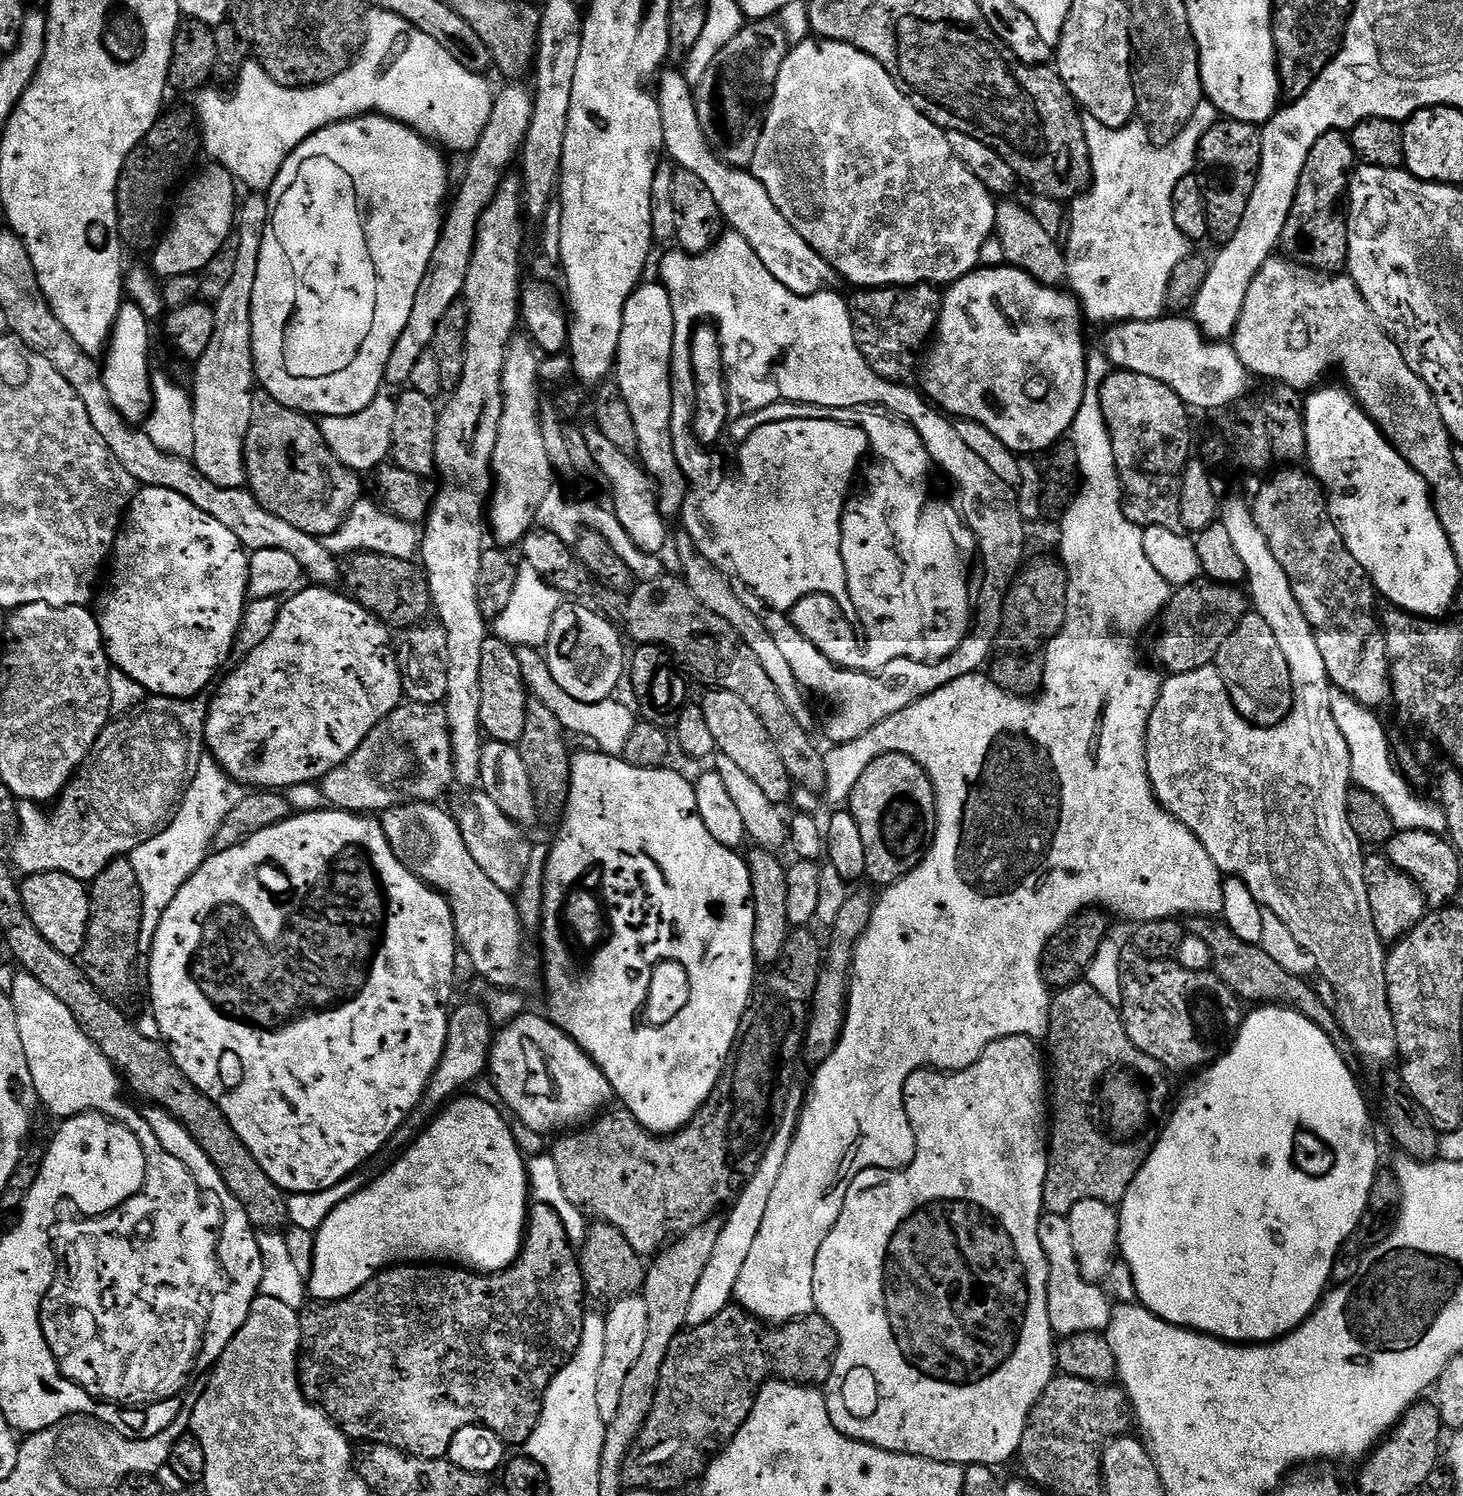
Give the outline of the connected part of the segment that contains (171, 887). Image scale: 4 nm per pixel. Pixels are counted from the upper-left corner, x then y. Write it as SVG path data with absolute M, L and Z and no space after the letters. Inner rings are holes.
M212 766L209 772L203 772L193 775L168 827L150 838L150 842L142 842L142 846L130 854L142 892L142 930L138 950L144 958L152 955L152 939L162 922L162 914L166 914L170 902L174 902L178 890L182 890L184 883L208 859L218 830L222 822L226 822L226 814L230 814L246 794L245 785L233 780L223 768Z

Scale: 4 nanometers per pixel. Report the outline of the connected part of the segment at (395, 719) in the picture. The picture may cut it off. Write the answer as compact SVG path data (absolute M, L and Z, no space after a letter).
M404 702L389 716L384 716L382 722L378 722L378 726L366 734L362 746L358 746L358 750L354 750L346 762L326 773L318 786L333 809L357 814L383 814L389 808L397 808L402 802L439 801L439 796L451 784L454 784L452 734L448 731L448 719L443 707L439 704Z

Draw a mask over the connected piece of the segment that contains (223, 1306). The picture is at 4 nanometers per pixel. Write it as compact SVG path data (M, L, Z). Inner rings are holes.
M200 1172L200 1182L197 1186L199 1188L202 1186L213 1188L224 1200L223 1208L227 1210L227 1217L222 1239L223 1259L224 1263L228 1265L229 1272L233 1274L234 1283L227 1295L222 1295L216 1300L215 1313L212 1315L212 1324L208 1329L208 1342L205 1347L204 1361L202 1362L207 1370L211 1369L216 1361L220 1359L220 1355L226 1350L226 1346L230 1346L230 1338L234 1338L234 1334L238 1334L238 1330L242 1330L242 1326L246 1326L246 1318L250 1318L250 1306L255 1302L260 1291L263 1272L262 1254L260 1254L260 1250L255 1244L250 1244L250 1238L248 1242L250 1225L243 1213L237 1209L238 1205L234 1194L230 1194L230 1190L222 1180L216 1180L216 1176L212 1176L212 1180L208 1180L208 1176L212 1176L212 1172Z

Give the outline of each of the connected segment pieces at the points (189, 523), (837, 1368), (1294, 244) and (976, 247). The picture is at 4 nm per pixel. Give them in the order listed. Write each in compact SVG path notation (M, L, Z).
M141 487L137 491L136 496L132 500L132 505L128 507L126 515L123 517L122 523L116 533L116 543L110 552L110 569L112 568L112 577L108 580L108 597L104 600L104 609L99 609L98 619L100 621L100 633L104 639L104 648L108 651L108 659L115 667L123 670L127 676L134 678L134 682L138 682L143 686L145 693L153 696L169 696L175 700L190 700L201 695L200 692L212 679L216 676L216 671L223 666L228 660L228 655L233 655L236 647L237 639L240 635L240 624L244 621L244 609L249 603L248 595L248 573L250 571L250 556L243 544L234 534L234 530L230 530L226 526L222 526L222 522L218 522L218 518L210 518L210 514L206 514L202 510L198 510L198 506L194 506L194 502L190 502L186 498L182 498L182 494L178 494L174 490L166 490L165 488L145 488Z
M1007 1036L990 1046L981 1054L980 1060L974 1062L974 1066L963 1068L961 1072L942 1072L931 1068L919 1068L910 1078L906 1078L904 1087L904 1105L906 1114L910 1118L910 1126L914 1130L916 1139L916 1157L909 1168L893 1170L891 1168L867 1168L850 1182L846 1190L846 1202L842 1202L842 1214L838 1214L838 1222L826 1234L826 1242L822 1242L822 1250L818 1250L818 1258L814 1262L814 1302L815 1311L834 1330L840 1339L840 1348L836 1351L836 1361L832 1367L832 1376L826 1385L826 1399L830 1418L834 1426L844 1436L852 1440L861 1440L863 1444L873 1444L876 1448L881 1448L887 1452L905 1452L907 1456L921 1456L927 1460L937 1460L947 1464L958 1464L969 1466L971 1464L984 1464L989 1466L999 1466L1008 1459L1015 1457L1020 1451L1022 1434L1028 1425L1028 1415L1034 1410L1038 1398L1046 1390L1046 1386L1054 1378L1057 1371L1056 1350L1054 1347L1054 1333L1050 1326L1050 1310L1048 1309L1048 1259L1042 1250L1040 1241L1040 1218L1044 1215L1044 1183L1048 1173L1048 1149L1050 1147L1050 1080L1046 1075L1046 1056L1035 1039L1031 1036Z
M1343 132L1322 134L1306 158L1304 173L1296 191L1296 205L1284 227L1282 248L1295 263L1316 272L1336 274L1348 263L1348 214L1346 197L1354 169L1356 152Z
M807 38L798 45L789 47L788 56L782 62L782 70L778 70L778 82L776 83L776 93L772 95L771 102L768 108L768 115L764 119L763 134L758 142L757 153L754 154L754 162L750 169L762 186L765 186L766 192L770 194L770 198L774 201L774 206L781 211L782 216L786 218L790 226L797 230L802 238L810 247L818 254L822 254L822 258L832 269L837 272L837 275L850 283L856 284L855 287L870 289L870 288L886 288L886 287L908 287L916 284L931 284L933 286L951 286L957 280L961 280L966 274L975 272L981 267L980 255L982 254L982 246L986 246L986 242L993 239L995 233L995 212L997 201L992 193L986 190L986 186L982 186L982 182L978 182L978 178L974 178L974 174L970 174L970 170L966 170L966 166L962 166L962 162L958 162L958 158L954 158L954 154L950 150L950 142L948 141L948 133L944 129L938 127L934 122L930 122L930 118L926 118L917 110L914 105L906 98L906 94L902 94L902 90L898 90L898 86L894 82L894 78L890 74L886 74L886 70L874 58L870 58L870 54L866 54L862 50L858 50L853 44L842 44L833 40L822 40L819 38Z

